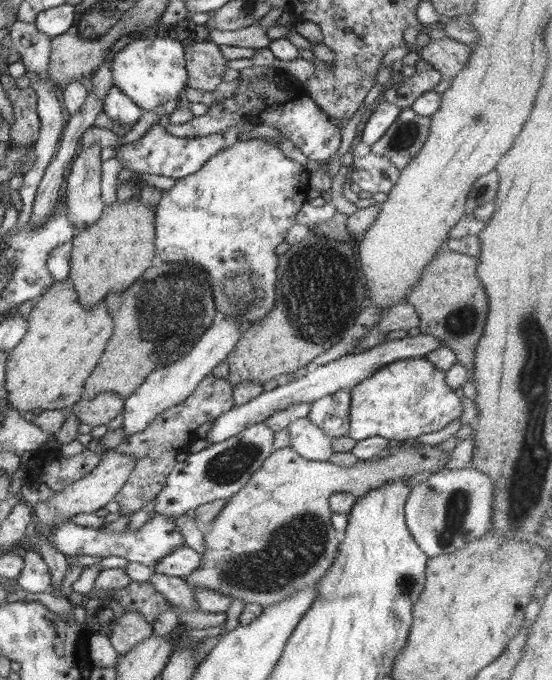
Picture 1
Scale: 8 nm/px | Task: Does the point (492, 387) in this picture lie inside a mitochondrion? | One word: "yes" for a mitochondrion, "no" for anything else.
no

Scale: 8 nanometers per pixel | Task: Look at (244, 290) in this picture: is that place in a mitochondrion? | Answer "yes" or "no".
yes

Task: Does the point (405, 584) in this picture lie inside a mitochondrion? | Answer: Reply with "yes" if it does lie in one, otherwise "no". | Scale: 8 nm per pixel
yes

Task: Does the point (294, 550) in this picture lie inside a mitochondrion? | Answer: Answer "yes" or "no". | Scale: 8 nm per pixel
yes

